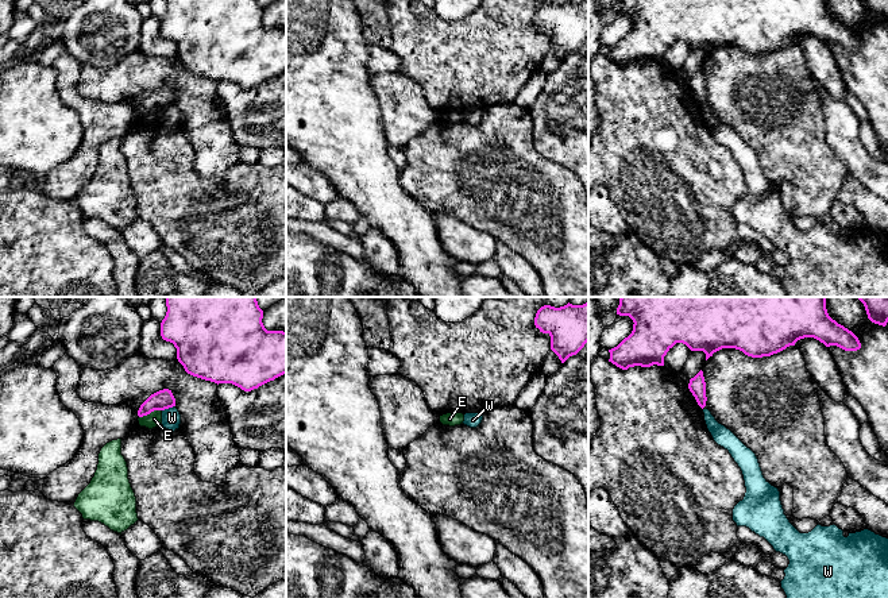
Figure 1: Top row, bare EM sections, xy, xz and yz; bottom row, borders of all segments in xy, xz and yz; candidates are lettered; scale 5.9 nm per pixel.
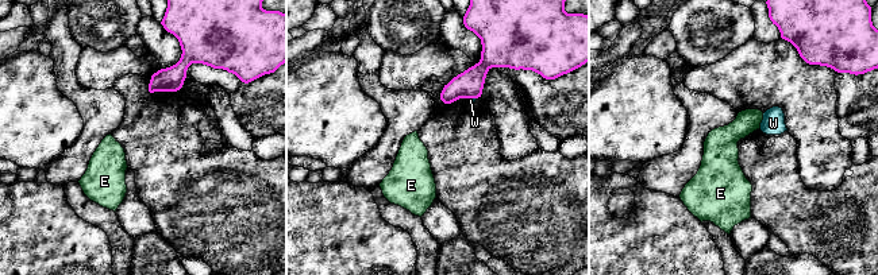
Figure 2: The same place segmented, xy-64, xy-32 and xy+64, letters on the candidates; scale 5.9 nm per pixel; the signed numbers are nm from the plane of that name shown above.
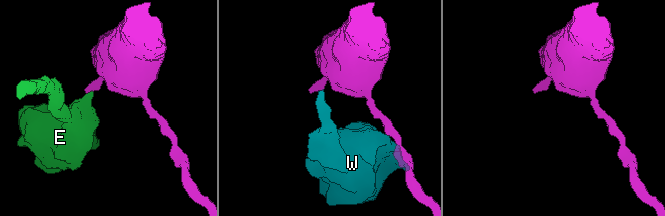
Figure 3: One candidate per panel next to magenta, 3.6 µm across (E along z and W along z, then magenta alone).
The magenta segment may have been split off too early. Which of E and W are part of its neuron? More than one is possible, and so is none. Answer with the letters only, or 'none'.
none

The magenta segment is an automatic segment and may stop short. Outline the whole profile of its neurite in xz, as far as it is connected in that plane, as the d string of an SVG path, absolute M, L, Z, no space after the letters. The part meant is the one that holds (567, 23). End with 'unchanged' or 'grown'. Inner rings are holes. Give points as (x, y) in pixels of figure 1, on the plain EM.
M568 0L560 5L544 3L536 11L534 23L551 34L551 47L564 61L588 39L588 0Z; unchanged

